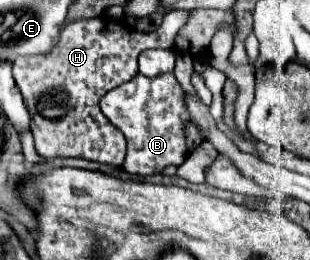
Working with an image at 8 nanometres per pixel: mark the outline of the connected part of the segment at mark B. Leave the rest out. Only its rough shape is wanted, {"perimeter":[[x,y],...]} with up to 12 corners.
{"perimeter":[[136,73],[100,107],[128,141],[128,173],[186,159],[174,73]]}

